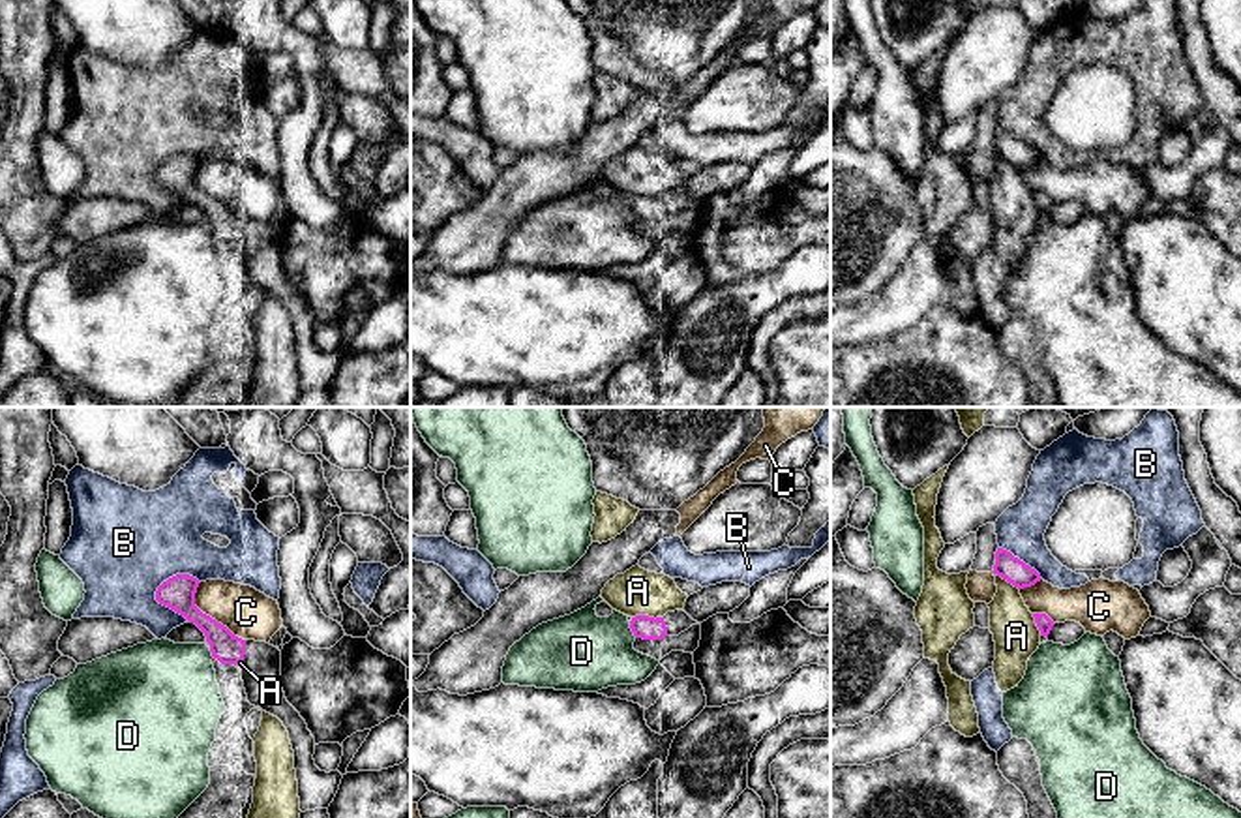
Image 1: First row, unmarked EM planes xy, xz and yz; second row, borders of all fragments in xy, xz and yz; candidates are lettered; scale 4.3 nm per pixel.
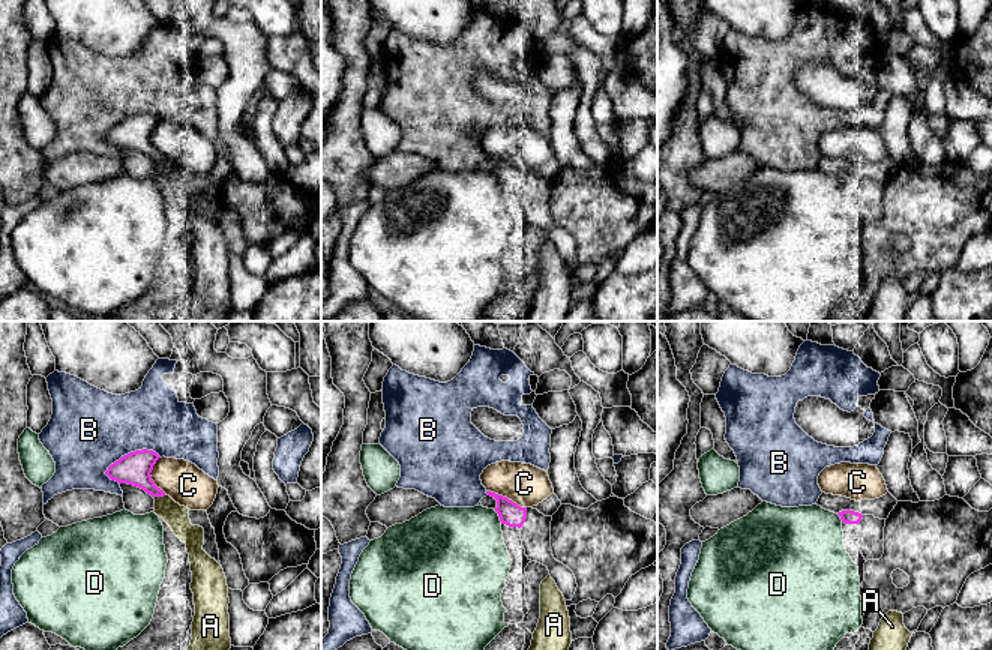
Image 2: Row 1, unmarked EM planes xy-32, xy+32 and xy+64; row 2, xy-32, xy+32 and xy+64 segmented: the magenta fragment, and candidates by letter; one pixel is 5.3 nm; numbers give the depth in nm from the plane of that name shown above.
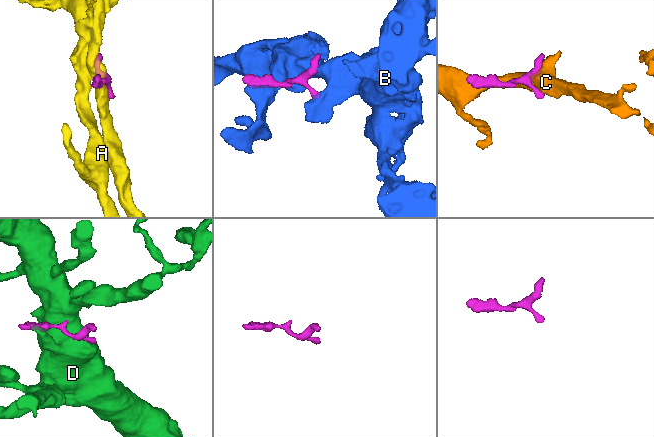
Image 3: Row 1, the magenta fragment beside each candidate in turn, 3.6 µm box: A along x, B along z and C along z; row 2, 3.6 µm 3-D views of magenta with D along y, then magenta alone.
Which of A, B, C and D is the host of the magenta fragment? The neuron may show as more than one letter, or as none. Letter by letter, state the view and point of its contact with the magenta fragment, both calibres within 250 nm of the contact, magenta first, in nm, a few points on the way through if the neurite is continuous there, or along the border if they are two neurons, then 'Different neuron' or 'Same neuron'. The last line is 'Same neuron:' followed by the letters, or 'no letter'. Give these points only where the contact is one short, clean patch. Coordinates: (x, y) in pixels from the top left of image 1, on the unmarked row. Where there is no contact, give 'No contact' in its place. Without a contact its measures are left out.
A: Touches magenta at xz (647, 196). Thickness 100 nm (magenta) against 200 nm. Different neuron
B: Touches magenta at xy (158, 181). Thickness 140 nm (magenta) against 400 nm. Different neuron
C: Touches magenta at xy (209, 196). Thickness 140 nm (magenta) against 220 nm. Different neuron
D: Touches magenta at xz (630, 207). Thickness 100 nm (magenta) against 340 nm. Same neuron
Same neuron: D

